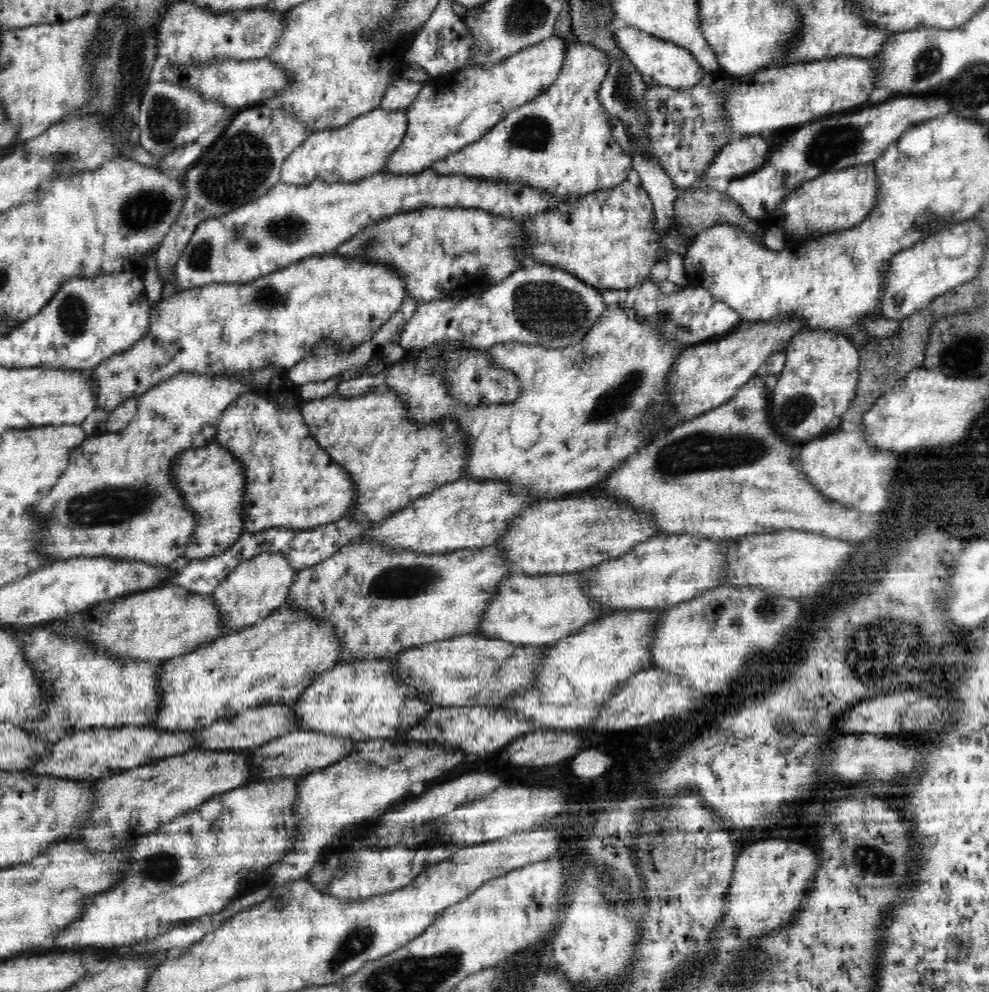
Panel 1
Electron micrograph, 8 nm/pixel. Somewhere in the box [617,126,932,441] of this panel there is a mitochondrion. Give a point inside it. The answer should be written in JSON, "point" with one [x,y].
{"point":[799,406]}

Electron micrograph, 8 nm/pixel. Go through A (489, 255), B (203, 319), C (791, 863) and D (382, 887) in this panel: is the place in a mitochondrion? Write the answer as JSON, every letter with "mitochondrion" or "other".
{"A":"other","B":"other","C":"other","D":"other"}

